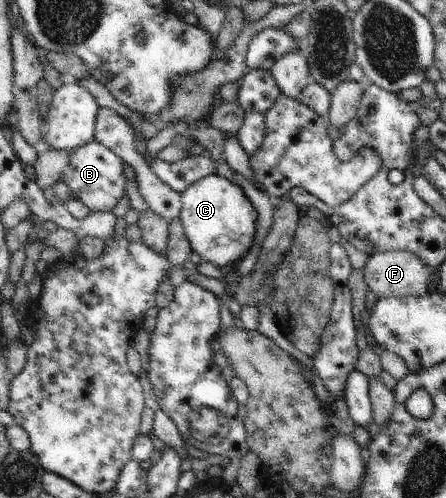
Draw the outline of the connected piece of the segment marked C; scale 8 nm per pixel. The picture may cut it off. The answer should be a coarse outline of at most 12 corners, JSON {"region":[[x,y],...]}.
{"region":[[215,173],[181,193],[192,251],[221,269],[250,252],[258,214]]}

